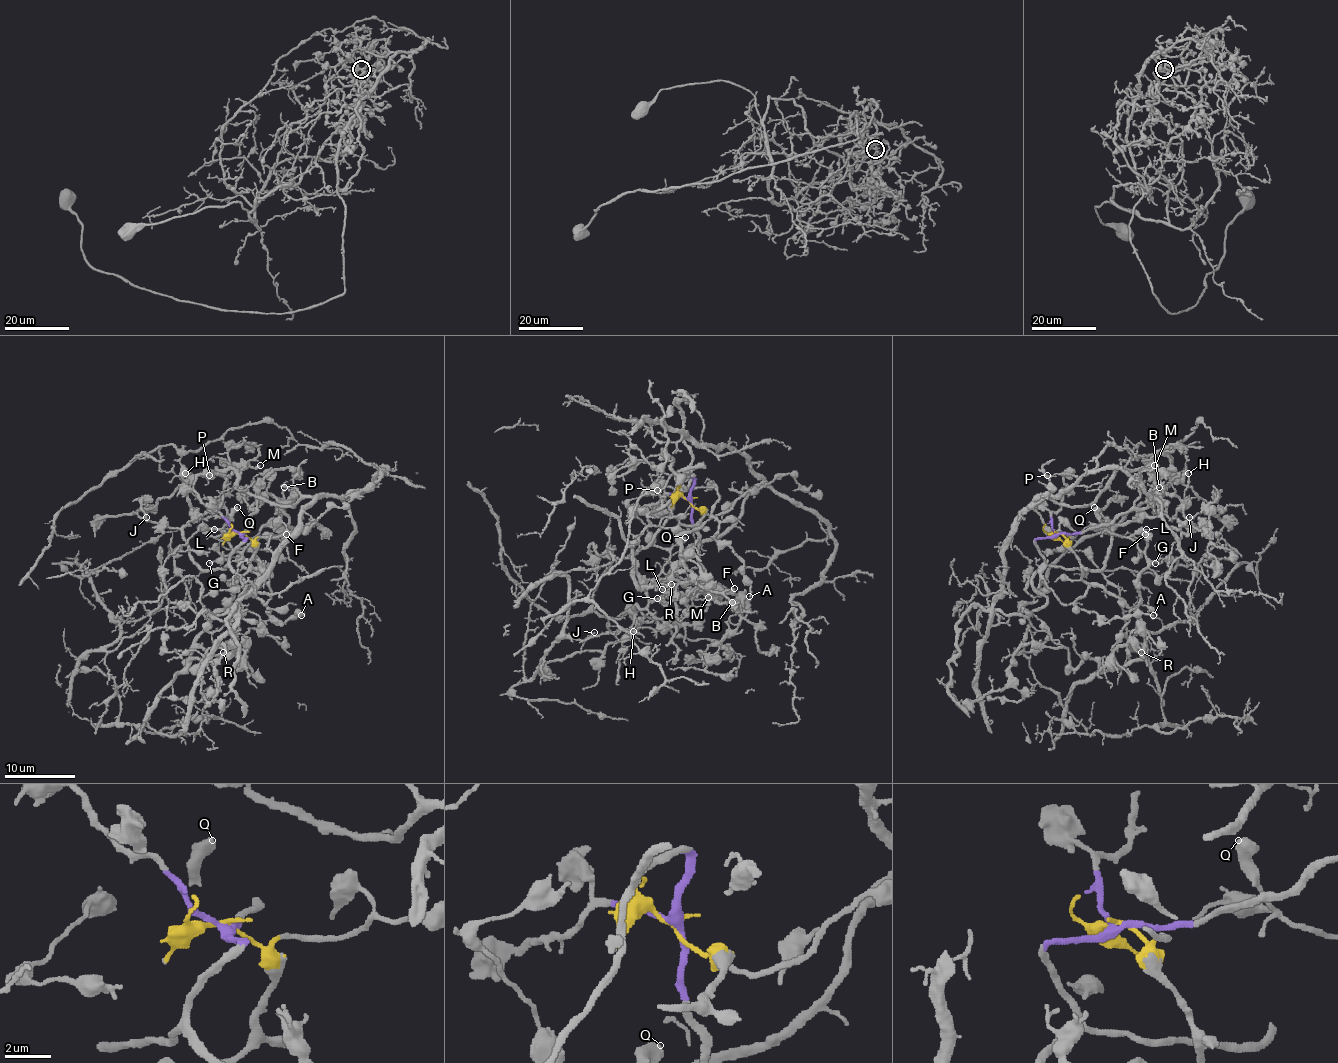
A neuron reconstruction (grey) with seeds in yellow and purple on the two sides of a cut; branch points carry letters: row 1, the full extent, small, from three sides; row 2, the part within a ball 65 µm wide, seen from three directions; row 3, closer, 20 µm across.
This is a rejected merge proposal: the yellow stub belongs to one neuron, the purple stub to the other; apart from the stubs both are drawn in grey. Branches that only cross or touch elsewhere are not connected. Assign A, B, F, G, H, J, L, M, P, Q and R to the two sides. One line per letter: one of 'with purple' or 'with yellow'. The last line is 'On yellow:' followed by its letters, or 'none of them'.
A: with yellow
B: with purple
F: with yellow
G: with yellow
H: with purple
J: with purple
L: with yellow
M: with purple
P: with purple
Q: with yellow
R: with yellow
On yellow: A, F, G, L, Q, R

